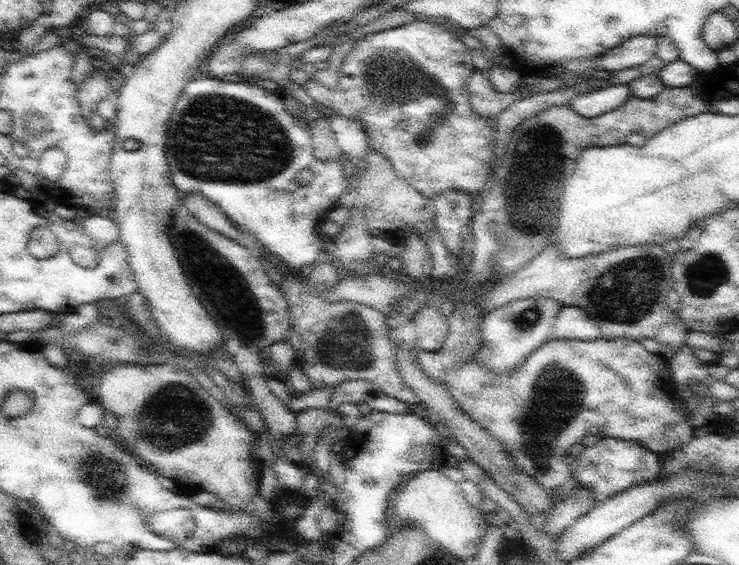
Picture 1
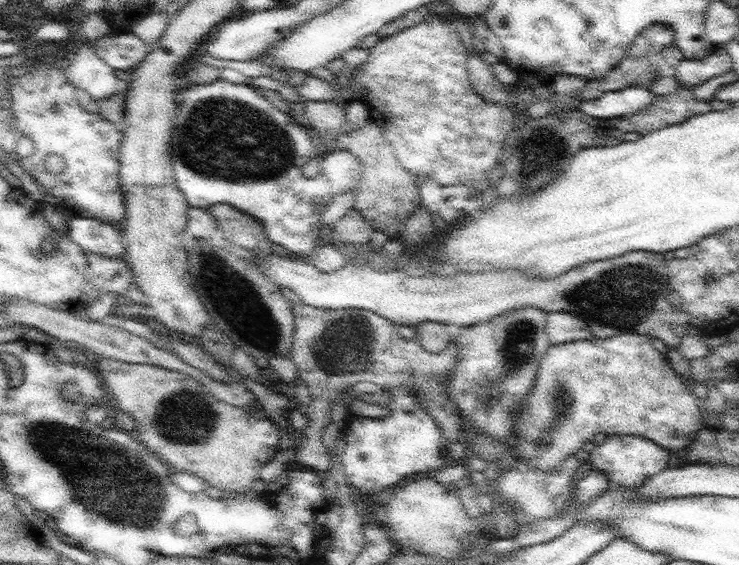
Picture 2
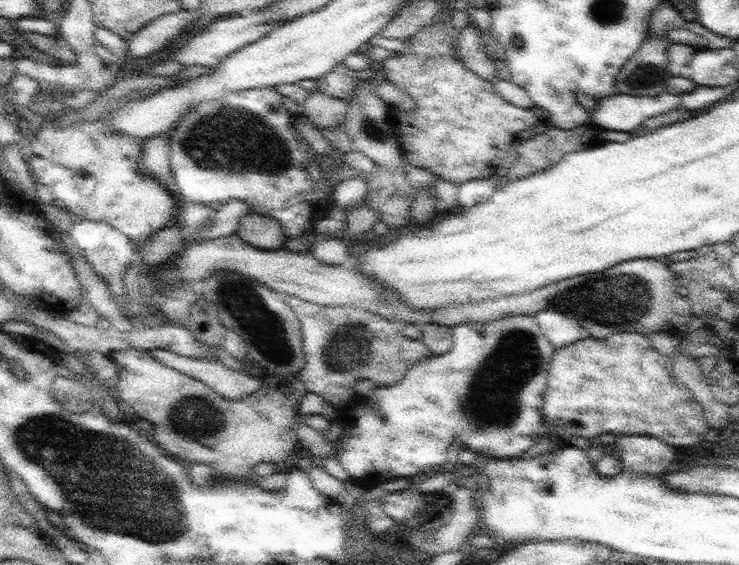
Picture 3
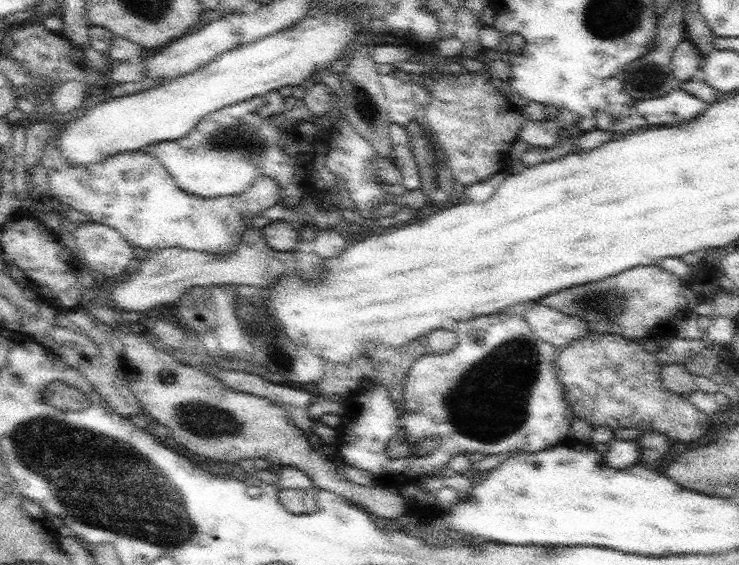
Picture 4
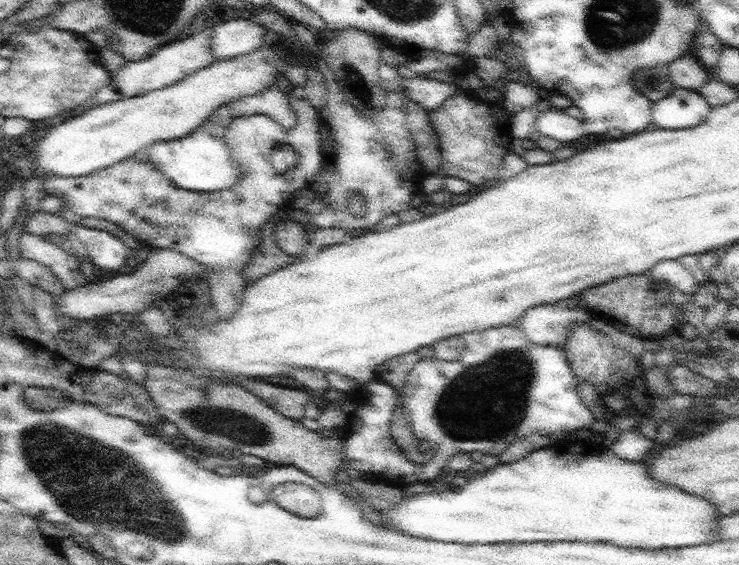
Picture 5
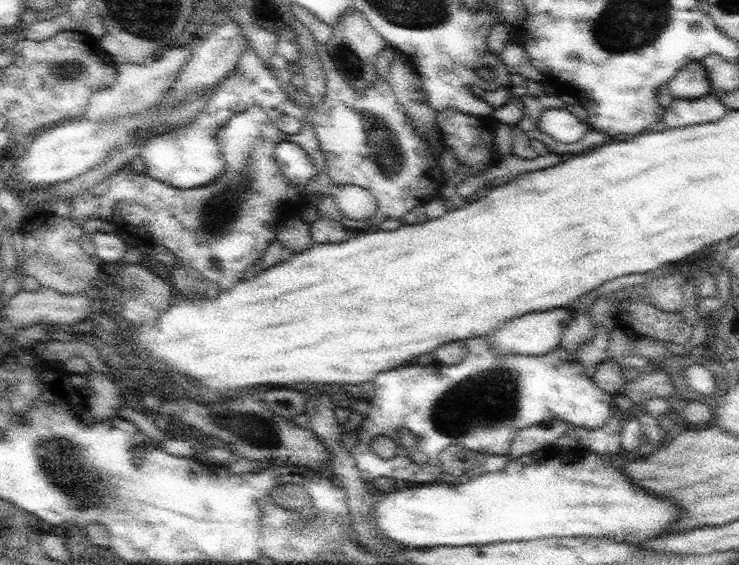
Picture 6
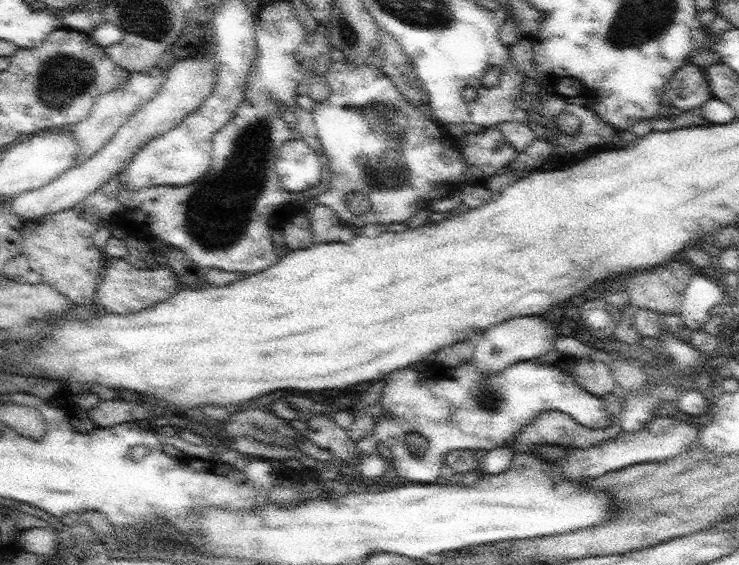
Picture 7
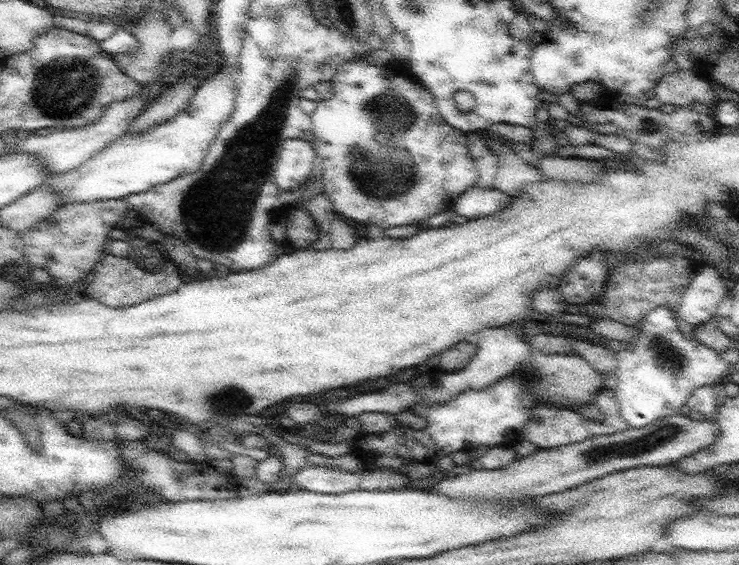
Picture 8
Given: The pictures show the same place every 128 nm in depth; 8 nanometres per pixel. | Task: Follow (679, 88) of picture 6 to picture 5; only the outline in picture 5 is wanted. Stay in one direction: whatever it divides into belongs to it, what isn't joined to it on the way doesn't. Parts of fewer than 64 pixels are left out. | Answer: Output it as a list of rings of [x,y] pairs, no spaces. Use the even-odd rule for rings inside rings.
[[[693,51],[682,54],[682,58],[670,64],[668,68],[675,87],[689,88],[698,92],[710,77],[710,73],[700,63]]]

